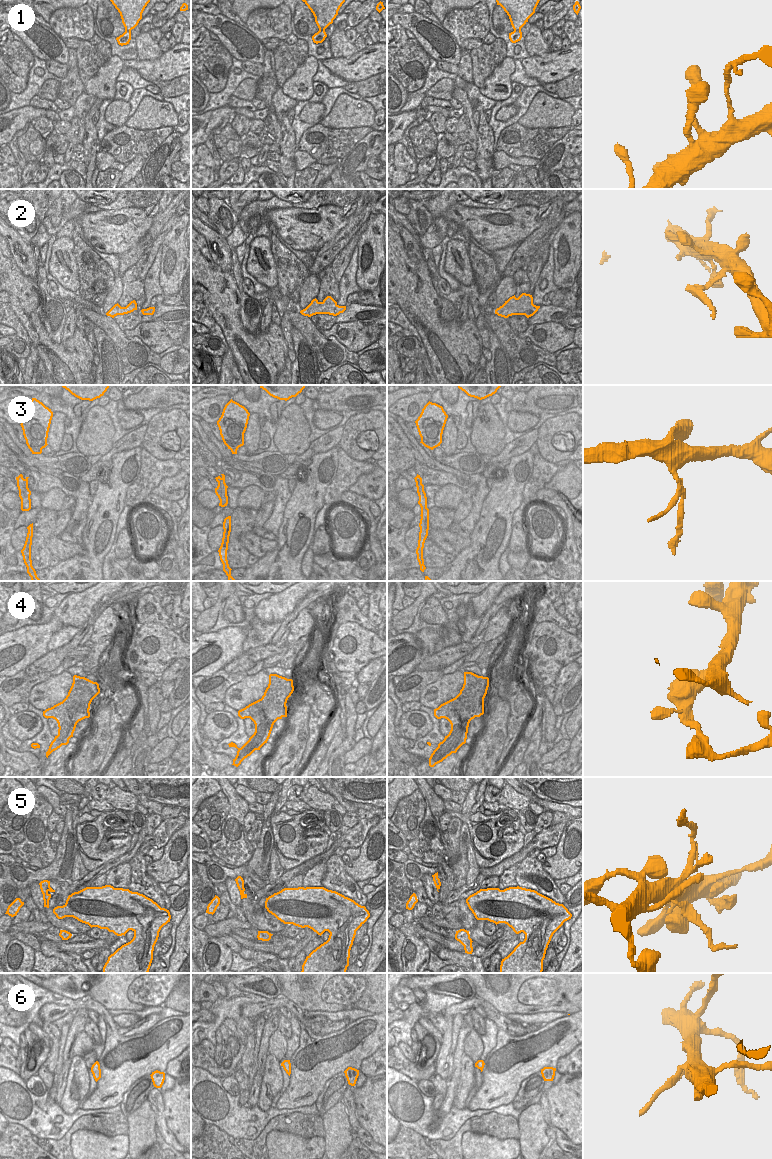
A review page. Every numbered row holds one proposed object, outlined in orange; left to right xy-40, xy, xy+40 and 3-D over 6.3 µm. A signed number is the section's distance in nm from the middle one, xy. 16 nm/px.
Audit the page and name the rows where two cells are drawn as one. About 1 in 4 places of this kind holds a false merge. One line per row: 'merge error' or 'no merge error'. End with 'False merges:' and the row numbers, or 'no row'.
1: no merge error
2: no merge error
3: no merge error
4: merge error
5: no merge error
6: merge error
False merges: 4, 6

